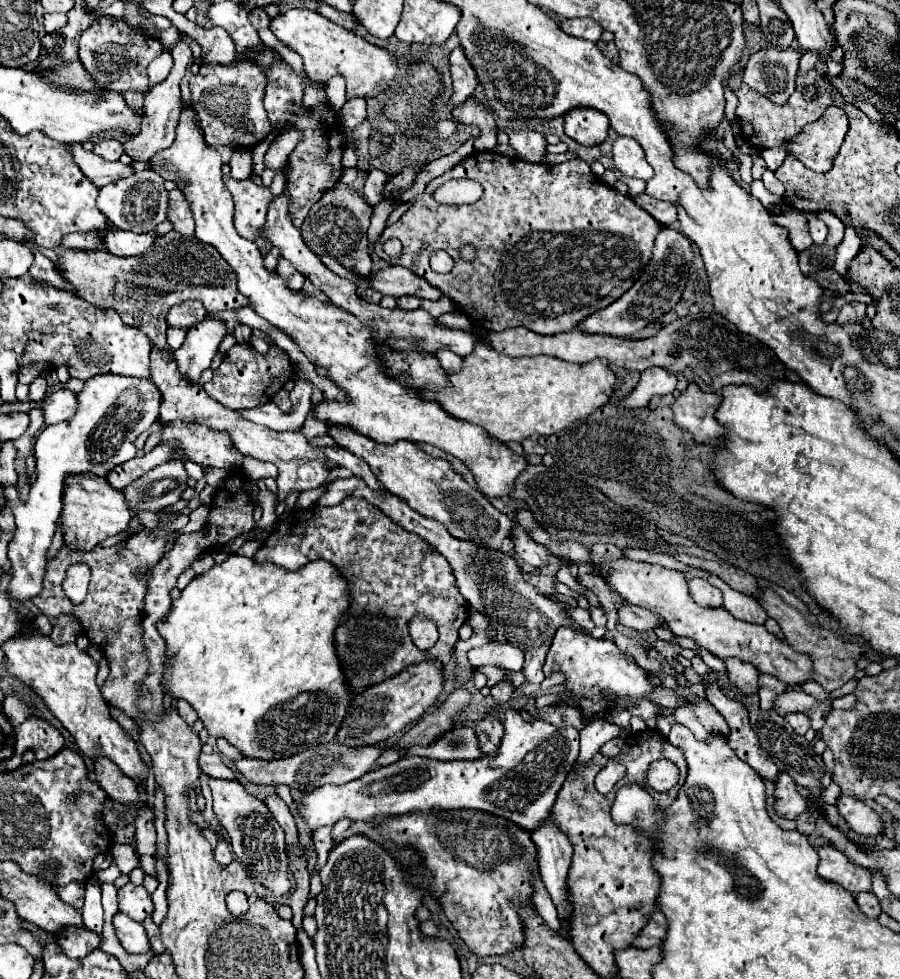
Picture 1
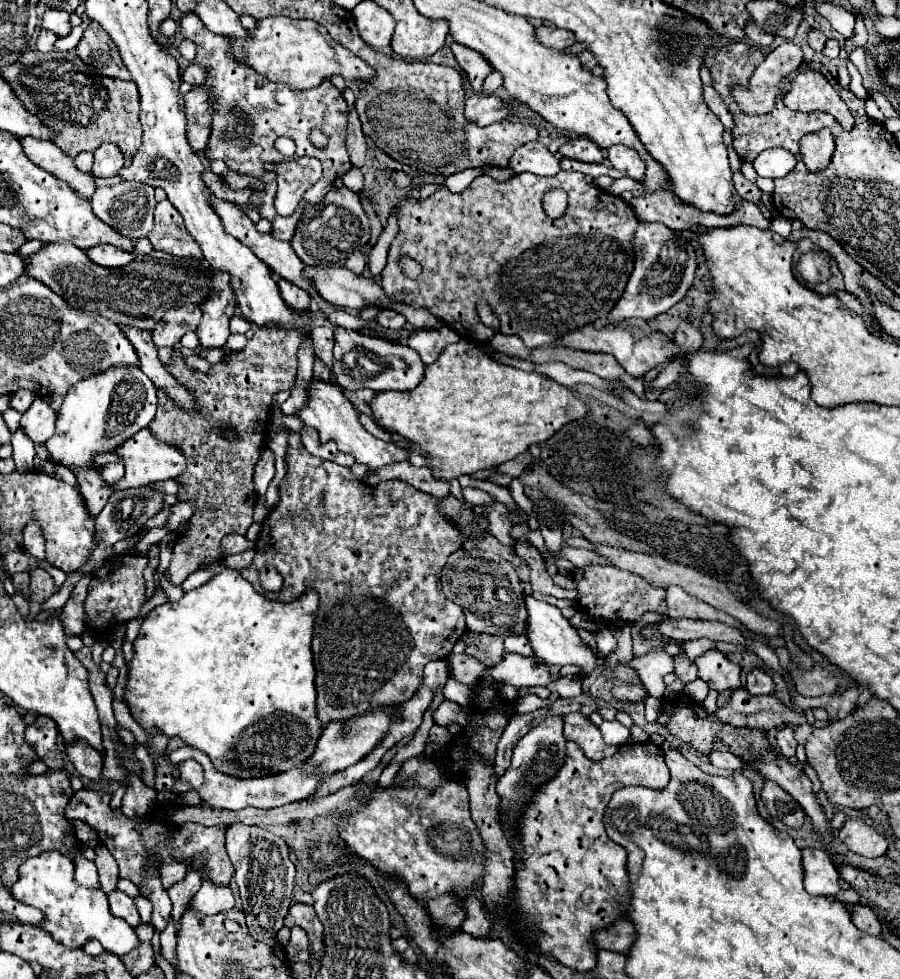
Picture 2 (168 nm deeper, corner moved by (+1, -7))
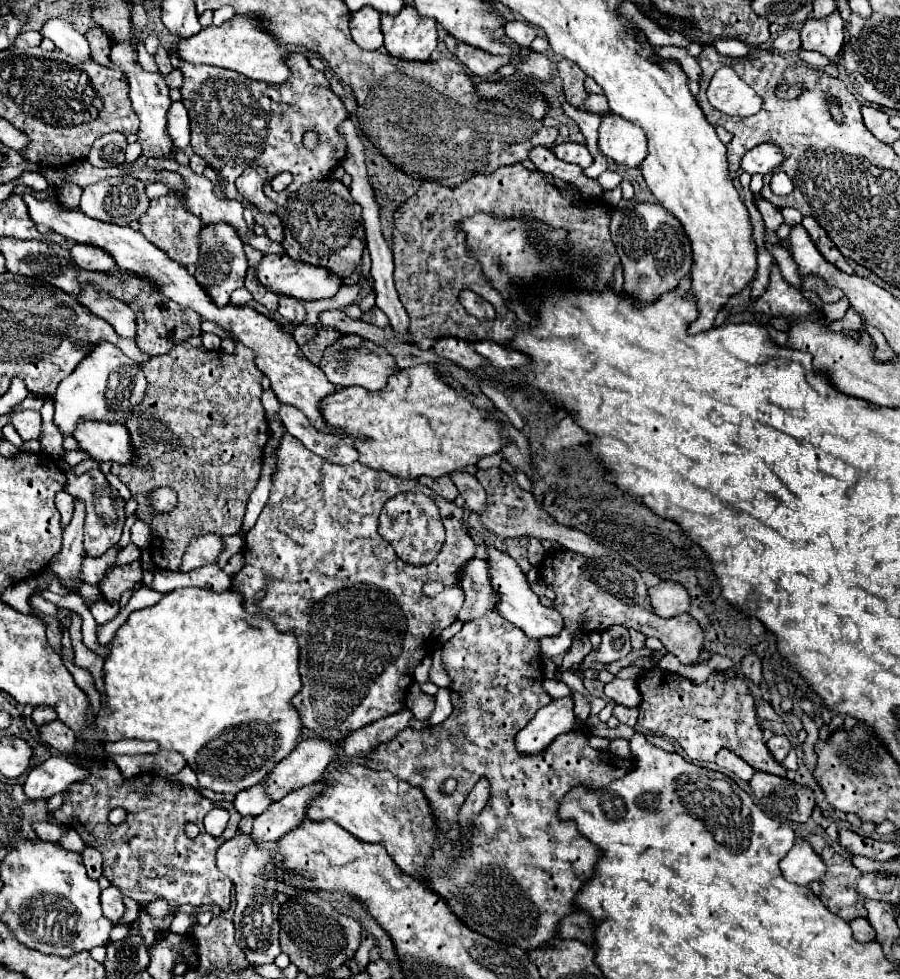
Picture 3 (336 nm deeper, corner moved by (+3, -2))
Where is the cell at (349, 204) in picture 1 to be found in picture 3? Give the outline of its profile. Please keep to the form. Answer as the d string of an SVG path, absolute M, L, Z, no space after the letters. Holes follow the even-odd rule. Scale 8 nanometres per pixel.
M323 179L307 183L289 195L287 203L277 209L285 227L283 249L291 259L325 267L341 279L349 277L361 263L361 255L367 247L365 227L361 219L361 207L349 195L349 189L337 179Z

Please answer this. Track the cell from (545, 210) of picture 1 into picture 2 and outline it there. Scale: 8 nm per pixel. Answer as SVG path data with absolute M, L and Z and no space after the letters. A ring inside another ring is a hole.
M561 170L549 178L515 174L507 182L497 182L495 178L481 174L459 194L449 192L445 186L439 188L427 198L425 210L416 209L416 205L421 206L418 202L408 200L397 205L399 234L389 248L387 266L381 272L381 286L389 296L399 296L413 308L429 308L469 342L485 342L495 334L495 330L485 326L477 314L477 302L485 300L501 322L501 334L517 334L529 348L557 344L567 332L597 320L605 322L607 314L621 298L635 266L635 252L631 252L631 248L639 220L633 208L621 196L613 196L587 182L583 172ZM555 188L569 196L567 210L561 218L549 218L543 210L543 196ZM401 254L421 262L423 272L419 278L411 280L401 272L397 266Z

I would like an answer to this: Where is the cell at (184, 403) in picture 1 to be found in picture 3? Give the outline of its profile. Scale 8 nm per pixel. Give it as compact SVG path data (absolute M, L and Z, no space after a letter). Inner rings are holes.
M83 287L81 295L77 295L77 301L83 307L87 307L93 315L99 315L107 323L111 323L117 335L135 341L137 325L135 325L135 313L129 309L129 305L125 305L123 301L115 299L109 293L95 291L93 287Z

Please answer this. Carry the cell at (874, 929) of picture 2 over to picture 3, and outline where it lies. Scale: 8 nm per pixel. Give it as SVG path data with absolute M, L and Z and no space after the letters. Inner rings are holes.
M853 919L849 925L853 929L853 939L855 941L859 941L859 943L871 943L875 939L875 931L869 925L867 919Z

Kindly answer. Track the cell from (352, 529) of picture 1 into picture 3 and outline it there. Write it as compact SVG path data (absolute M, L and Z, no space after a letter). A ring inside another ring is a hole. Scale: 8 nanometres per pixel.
M283 433L279 445L279 469L273 477L271 497L255 527L245 533L243 557L245 565L241 573L233 575L231 589L243 595L247 611L255 605L253 595L259 589L265 589L265 599L257 603L259 607L253 613L269 617L281 633L297 635L303 687L293 697L293 707L299 711L303 727L323 739L341 741L345 735L403 709L409 689L405 679L411 681L411 671L435 649L437 637L455 621L457 611L463 605L465 595L457 585L457 575L461 565L475 557L475 543L463 523L463 507L445 501L419 481L405 481L385 471L369 469L357 461L351 465L333 465L311 453L299 439ZM405 491L427 493L437 503L447 531L447 541L441 553L427 567L411 567L403 563L377 531L377 519L383 505ZM427 581L441 581L445 591L433 599L423 597L421 587Z

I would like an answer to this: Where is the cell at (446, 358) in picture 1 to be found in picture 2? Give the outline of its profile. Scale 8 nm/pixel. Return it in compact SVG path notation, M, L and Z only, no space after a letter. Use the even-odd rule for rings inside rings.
M441 326L439 330L419 330L419 332L415 332L415 334L411 334L409 338L407 338L407 346L409 348L415 348L417 352L419 352L419 356L421 356L421 360L425 362L425 366L429 366L429 364L433 364L437 358L439 358L439 354L443 352L443 348L447 346L447 344L451 344L451 342L459 342L461 340L461 336L459 334L455 334L449 326Z

